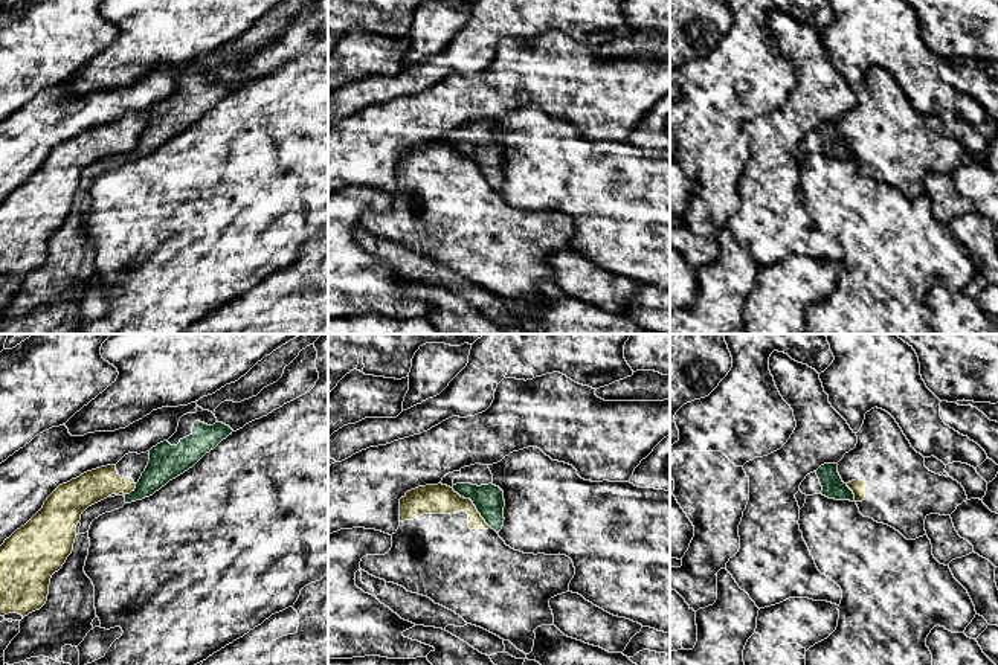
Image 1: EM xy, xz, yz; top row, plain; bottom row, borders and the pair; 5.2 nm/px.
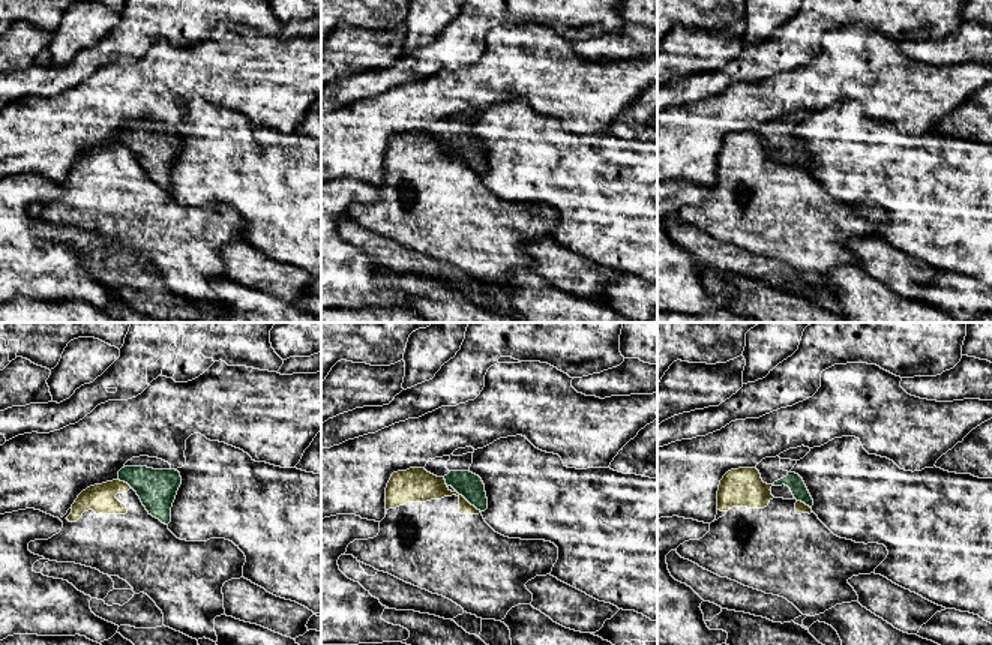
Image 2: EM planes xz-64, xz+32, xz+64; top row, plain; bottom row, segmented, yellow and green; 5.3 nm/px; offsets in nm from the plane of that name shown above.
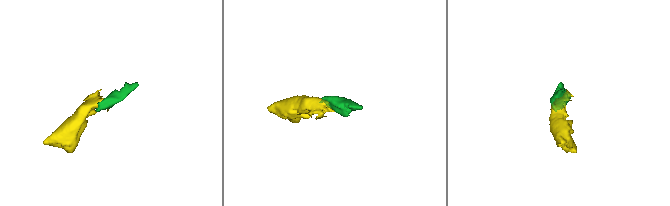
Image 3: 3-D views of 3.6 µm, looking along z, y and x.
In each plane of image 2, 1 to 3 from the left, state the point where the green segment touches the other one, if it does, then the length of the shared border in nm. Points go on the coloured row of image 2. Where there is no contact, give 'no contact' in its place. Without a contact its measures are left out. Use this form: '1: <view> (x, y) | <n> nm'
1: xz-64 (123, 482) | 90 nm
2: xz+32 (467, 501) | 170 nm
3: xz+64 (803, 503) | 80 nm

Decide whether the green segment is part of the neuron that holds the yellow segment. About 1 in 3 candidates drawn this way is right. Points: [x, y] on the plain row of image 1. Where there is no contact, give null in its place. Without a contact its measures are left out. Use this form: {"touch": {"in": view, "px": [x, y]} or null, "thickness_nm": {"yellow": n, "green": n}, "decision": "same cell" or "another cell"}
{"touch": {"in": "xz", "px": [473, 163]}, "thickness_nm": {"yellow": 160, "green": 160}, "decision": "another cell"}

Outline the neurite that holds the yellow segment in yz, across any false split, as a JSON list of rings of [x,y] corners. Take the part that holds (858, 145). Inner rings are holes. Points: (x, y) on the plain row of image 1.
[[[877,66],[867,70],[856,95],[856,105],[838,120],[838,131],[853,149],[864,175],[894,186],[906,198],[916,198],[926,194],[925,177],[929,172],[951,174],[958,163],[967,159],[961,142],[925,125],[925,116],[911,105],[888,70]]]

